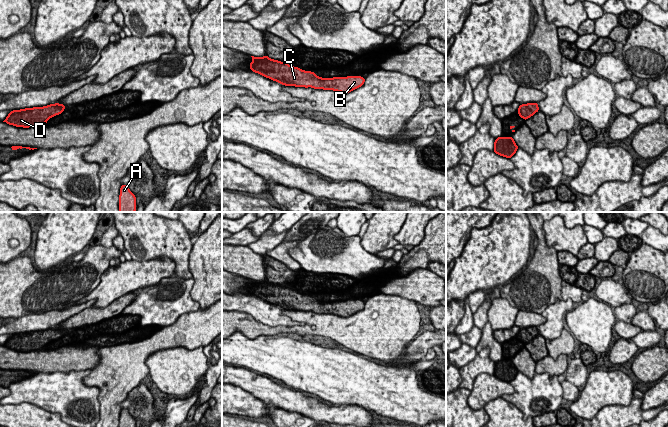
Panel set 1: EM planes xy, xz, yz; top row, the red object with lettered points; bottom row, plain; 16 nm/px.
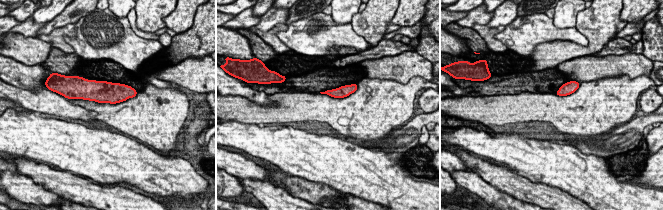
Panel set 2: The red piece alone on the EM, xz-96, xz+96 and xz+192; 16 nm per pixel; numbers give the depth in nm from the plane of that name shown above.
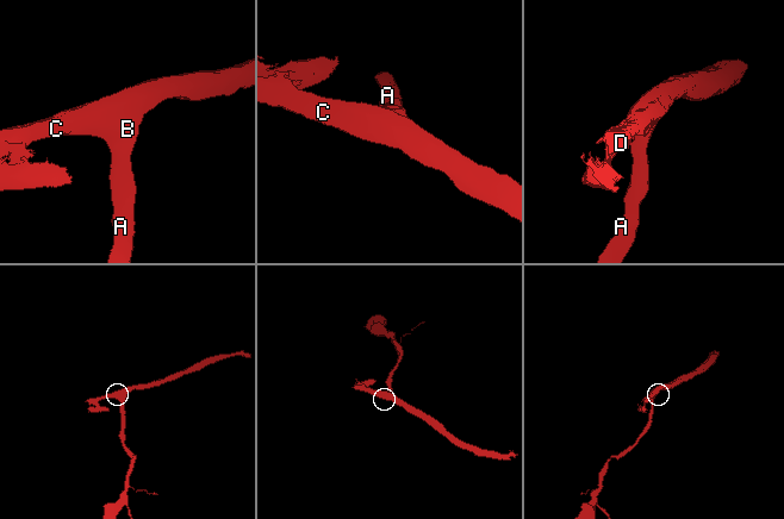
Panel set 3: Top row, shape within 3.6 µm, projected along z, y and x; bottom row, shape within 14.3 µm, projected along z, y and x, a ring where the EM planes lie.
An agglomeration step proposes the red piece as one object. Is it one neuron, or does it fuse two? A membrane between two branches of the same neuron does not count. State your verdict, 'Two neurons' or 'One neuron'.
One neuron

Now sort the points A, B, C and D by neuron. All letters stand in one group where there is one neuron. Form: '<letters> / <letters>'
A B C D

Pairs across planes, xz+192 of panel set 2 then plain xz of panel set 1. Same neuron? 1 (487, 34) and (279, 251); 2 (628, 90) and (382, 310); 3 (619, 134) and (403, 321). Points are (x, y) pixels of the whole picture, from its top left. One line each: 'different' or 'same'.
1: same
2: same
3: different

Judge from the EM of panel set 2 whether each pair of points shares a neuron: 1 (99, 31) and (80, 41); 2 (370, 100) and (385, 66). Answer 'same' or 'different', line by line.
1: same
2: different

